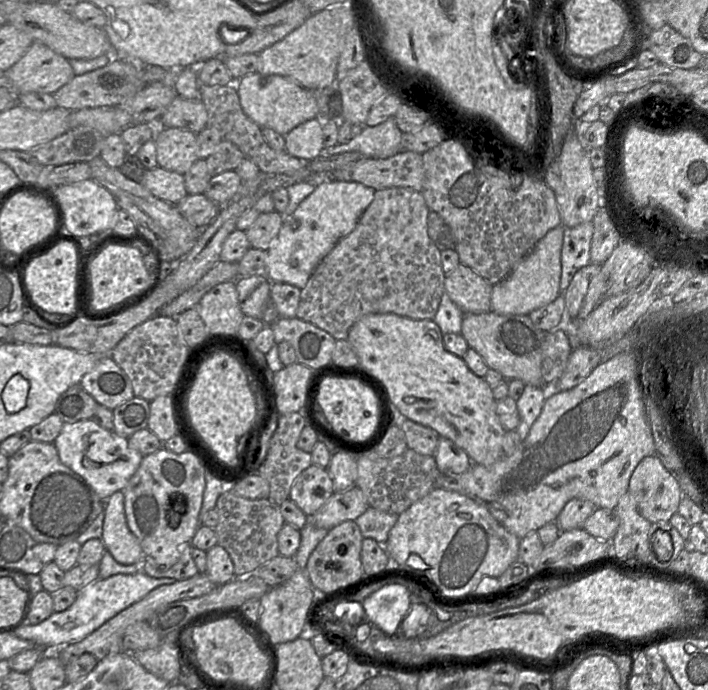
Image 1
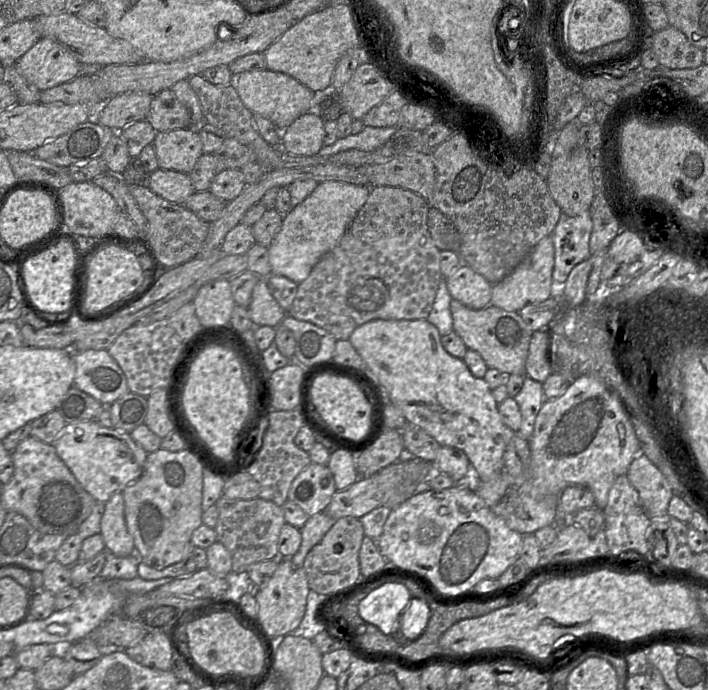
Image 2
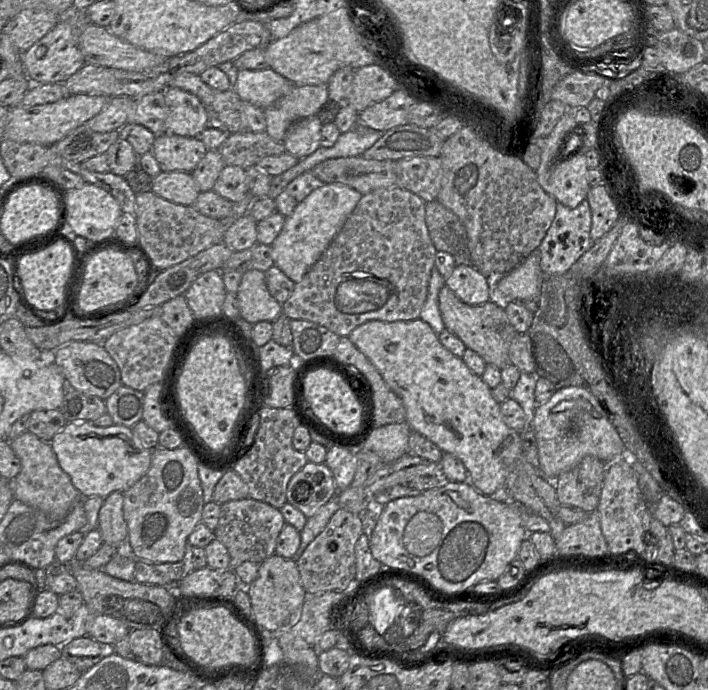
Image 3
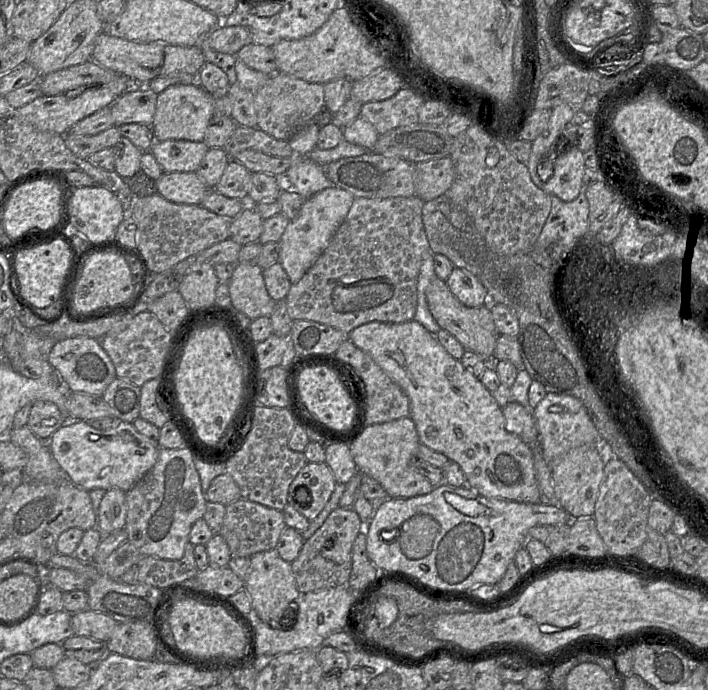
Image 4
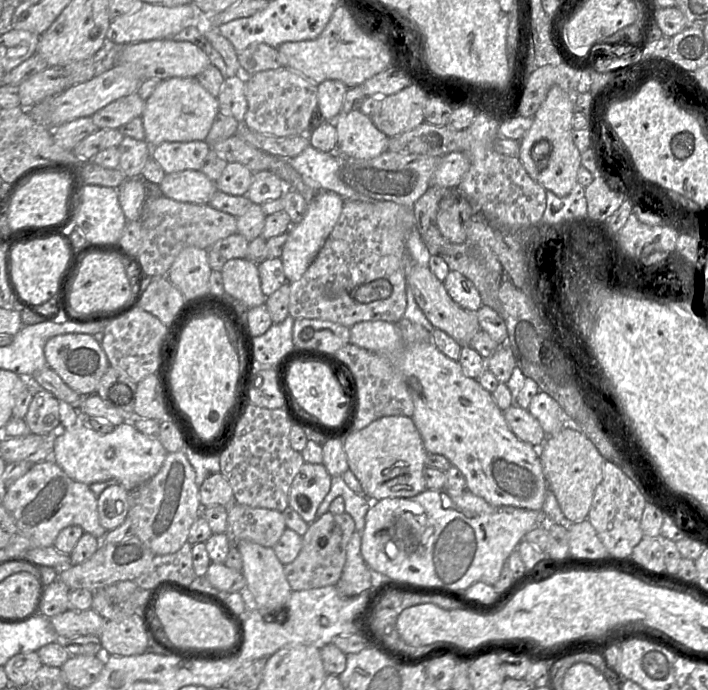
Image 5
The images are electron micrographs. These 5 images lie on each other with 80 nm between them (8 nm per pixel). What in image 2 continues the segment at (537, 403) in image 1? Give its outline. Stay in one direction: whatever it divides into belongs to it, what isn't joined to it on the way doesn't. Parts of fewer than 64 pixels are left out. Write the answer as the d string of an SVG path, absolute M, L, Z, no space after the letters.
M525 377L520 392L514 397L521 414L522 424L516 434L529 440L534 430L536 417L546 401L542 383L529 377Z

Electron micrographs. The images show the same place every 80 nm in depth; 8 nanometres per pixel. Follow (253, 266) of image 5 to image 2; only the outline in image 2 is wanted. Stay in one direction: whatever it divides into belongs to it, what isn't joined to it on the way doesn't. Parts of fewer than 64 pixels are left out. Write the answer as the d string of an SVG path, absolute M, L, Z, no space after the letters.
M266 278L260 279L254 286L248 311L256 326L271 326L274 328L280 325L287 315L287 312L271 294Z

